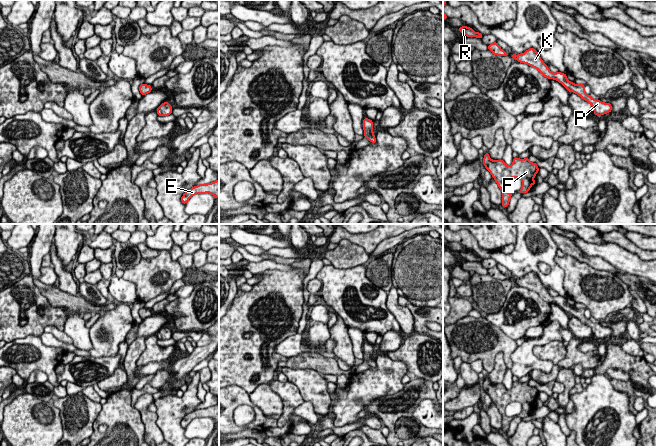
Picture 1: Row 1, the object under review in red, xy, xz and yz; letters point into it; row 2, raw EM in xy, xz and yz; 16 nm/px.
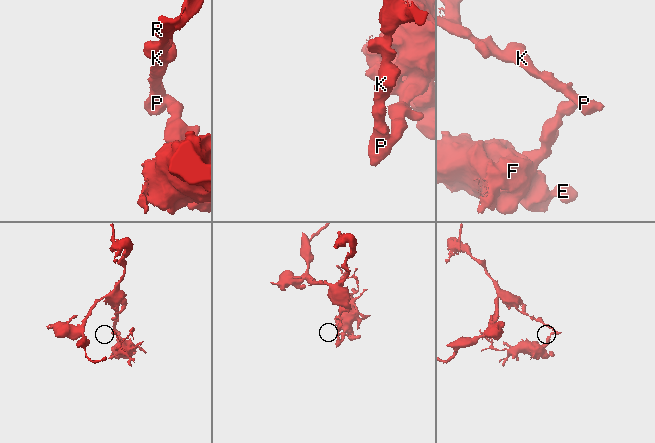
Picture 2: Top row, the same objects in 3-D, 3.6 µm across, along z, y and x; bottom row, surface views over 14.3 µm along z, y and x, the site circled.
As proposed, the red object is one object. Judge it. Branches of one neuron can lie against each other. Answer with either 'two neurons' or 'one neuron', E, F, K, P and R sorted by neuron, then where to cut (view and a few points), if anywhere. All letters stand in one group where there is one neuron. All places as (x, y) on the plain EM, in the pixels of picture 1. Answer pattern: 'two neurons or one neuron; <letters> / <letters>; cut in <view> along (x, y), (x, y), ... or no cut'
one neuron; E F K P R; no cut

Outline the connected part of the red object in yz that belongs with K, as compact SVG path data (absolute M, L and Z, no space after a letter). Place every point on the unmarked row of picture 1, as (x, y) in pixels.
M530 272L526 274L523 278L515 279L512 278L512 282L516 283L520 287L525 287L531 291L536 292L544 301L557 304L560 306L569 316L574 316L579 319L582 323L586 324L591 328L594 338L601 340L606 337L610 337L612 334L612 329L610 327L604 327L600 324L593 323L590 319L586 318L584 315L585 309L577 309L570 306L567 303L567 299L561 296L553 297L549 294L547 288L545 288L538 276Z

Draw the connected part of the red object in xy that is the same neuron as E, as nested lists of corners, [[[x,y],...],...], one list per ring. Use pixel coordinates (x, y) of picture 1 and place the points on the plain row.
[[[219,403],[215,406],[208,408],[201,407],[200,409],[194,410],[193,412],[187,414],[181,421],[181,426],[186,428],[188,424],[195,418],[205,418],[210,417],[216,423],[219,422]]]

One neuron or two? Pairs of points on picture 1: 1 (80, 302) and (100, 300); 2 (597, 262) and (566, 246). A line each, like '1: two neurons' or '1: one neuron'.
1: two neurons
2: one neuron

